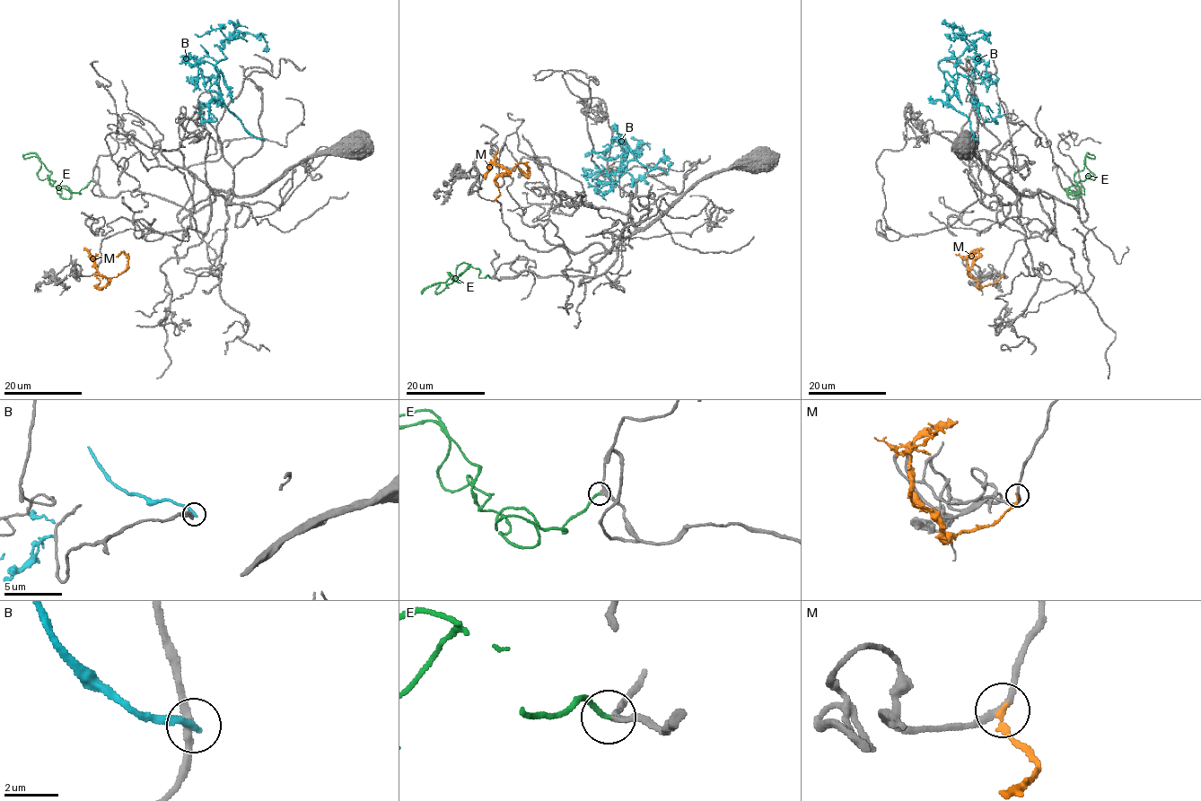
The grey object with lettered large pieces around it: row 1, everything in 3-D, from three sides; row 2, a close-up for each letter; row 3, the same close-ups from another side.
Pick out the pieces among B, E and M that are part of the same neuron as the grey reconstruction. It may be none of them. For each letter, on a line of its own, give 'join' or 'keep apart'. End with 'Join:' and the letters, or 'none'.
B: keep apart
E: join
M: keep apart
Join: E

